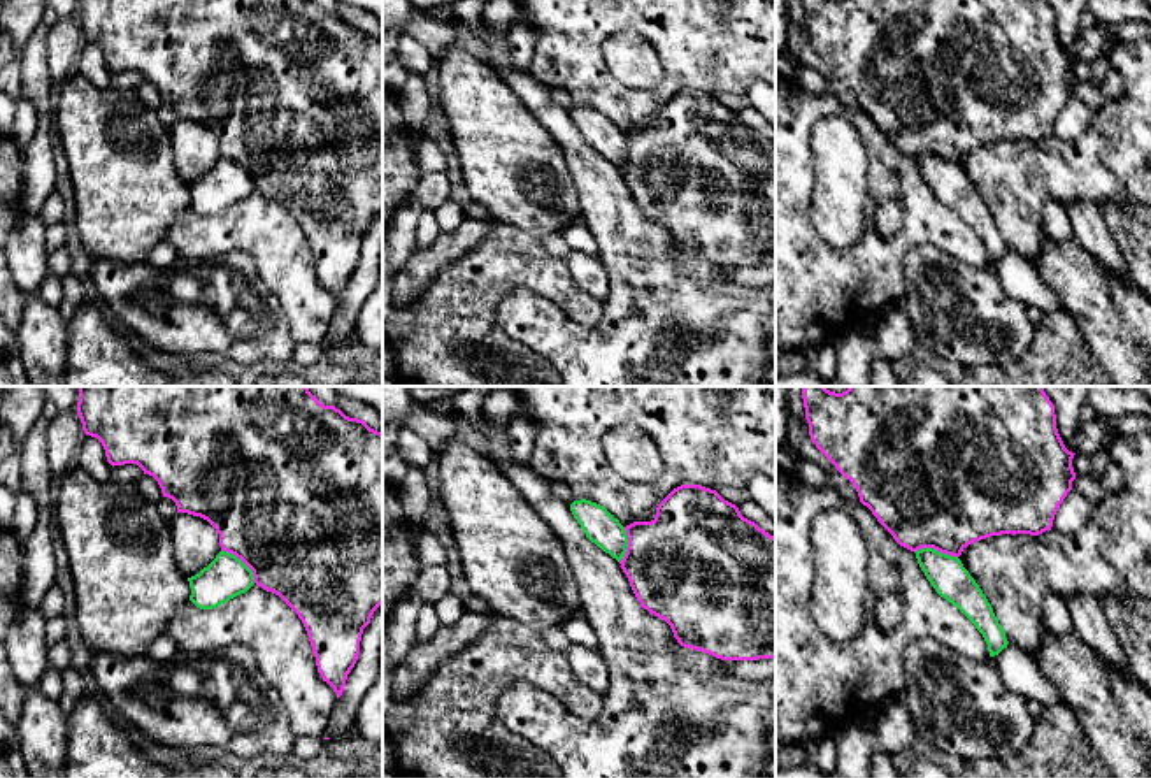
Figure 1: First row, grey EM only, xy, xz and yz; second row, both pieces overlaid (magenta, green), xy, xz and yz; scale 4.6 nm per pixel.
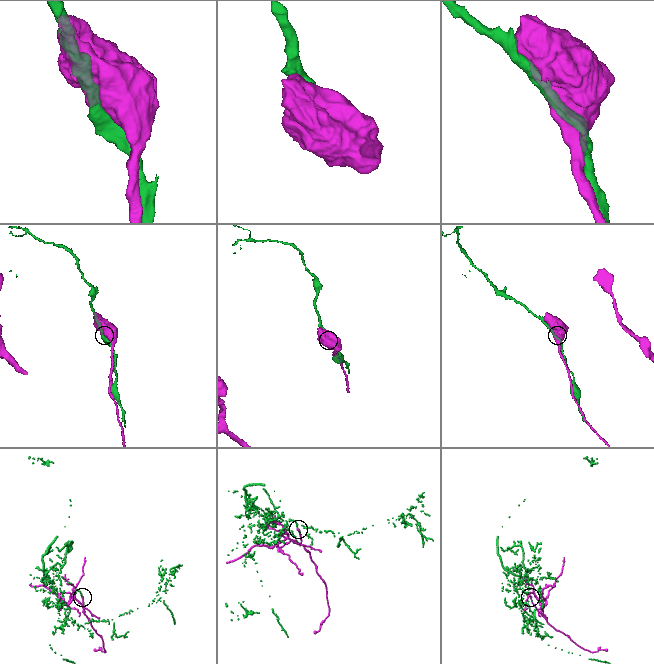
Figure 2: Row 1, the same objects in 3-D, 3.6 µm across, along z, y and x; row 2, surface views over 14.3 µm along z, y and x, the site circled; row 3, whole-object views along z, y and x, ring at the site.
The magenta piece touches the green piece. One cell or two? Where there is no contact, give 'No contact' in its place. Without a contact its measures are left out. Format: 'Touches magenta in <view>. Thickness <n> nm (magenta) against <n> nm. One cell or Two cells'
Touches magenta in xy. Thickness 500 nm (magenta) against 200 nm. Two cells

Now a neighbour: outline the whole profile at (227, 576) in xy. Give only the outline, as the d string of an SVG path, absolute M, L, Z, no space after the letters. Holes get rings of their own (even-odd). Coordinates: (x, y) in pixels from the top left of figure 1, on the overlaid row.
M221 550L207 567L188 581L189 601L200 609L212 609L246 594L254 585L254 576L240 558Z

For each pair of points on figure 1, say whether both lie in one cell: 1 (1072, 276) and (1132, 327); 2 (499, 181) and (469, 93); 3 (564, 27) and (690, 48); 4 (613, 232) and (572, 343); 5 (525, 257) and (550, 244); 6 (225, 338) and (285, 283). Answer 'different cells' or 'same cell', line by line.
1: same cell
2: same cell
3: same cell
4: same cell
5: different cells
6: different cells

